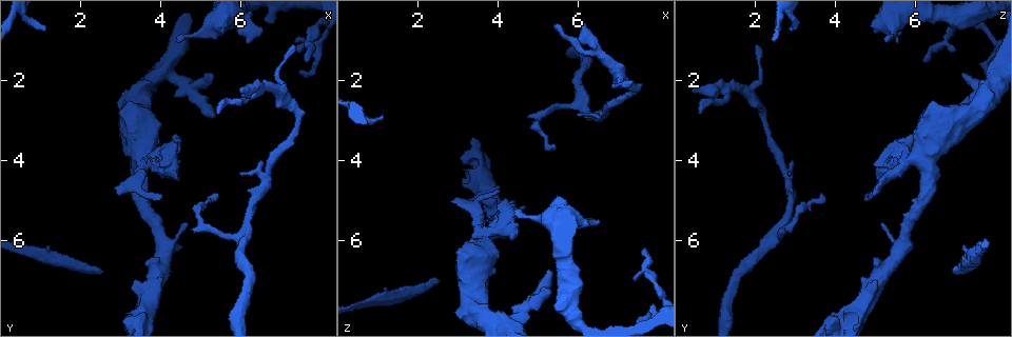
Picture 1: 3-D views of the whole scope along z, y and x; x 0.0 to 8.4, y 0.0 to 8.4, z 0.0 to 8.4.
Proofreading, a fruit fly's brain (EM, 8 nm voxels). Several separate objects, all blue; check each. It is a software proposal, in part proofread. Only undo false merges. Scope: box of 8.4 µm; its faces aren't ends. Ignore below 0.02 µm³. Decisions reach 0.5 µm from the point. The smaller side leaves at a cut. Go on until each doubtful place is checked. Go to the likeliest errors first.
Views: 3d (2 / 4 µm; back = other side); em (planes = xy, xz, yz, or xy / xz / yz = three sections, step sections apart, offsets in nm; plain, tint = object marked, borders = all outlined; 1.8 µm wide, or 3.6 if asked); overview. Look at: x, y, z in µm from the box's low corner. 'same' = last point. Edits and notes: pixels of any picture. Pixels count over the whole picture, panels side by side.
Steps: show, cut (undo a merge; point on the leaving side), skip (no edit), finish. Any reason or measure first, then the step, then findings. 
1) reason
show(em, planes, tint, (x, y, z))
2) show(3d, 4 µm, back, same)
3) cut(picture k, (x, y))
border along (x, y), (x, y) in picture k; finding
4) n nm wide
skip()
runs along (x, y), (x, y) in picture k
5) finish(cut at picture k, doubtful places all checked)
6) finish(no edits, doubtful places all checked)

show(3d, 4 µm, (6.45, 2.25, 1.25))

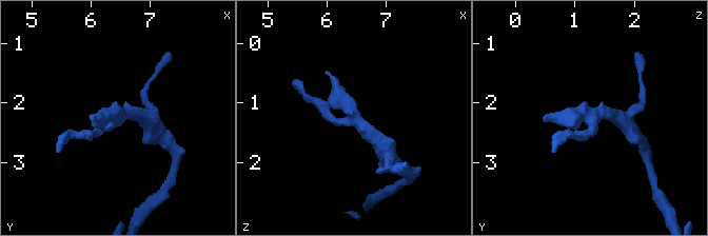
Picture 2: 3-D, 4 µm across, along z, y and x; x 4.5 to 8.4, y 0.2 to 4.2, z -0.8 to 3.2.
show(em, 3.6 µm, xz, step 16, tint, (6.55, 2.25, 1.30))

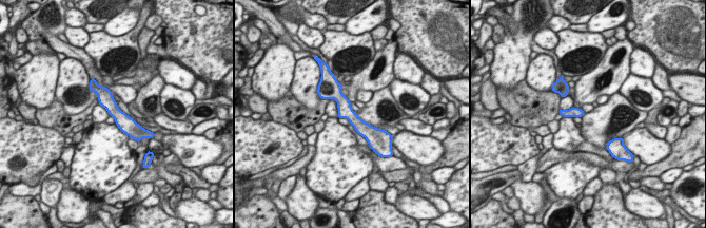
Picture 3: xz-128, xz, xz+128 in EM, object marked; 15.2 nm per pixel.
show(em, 3.6 µm, planes, borders, same)

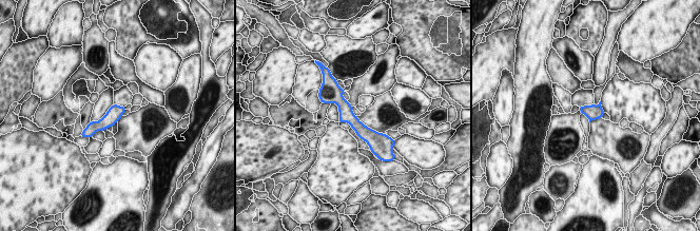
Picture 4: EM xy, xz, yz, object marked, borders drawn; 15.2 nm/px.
skip()
runs along (334, 93), (346, 114), (372, 139) in picture 4; all the same cell

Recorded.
thick turns thin
show(em, 3.6 µm, xz, step 8, tint, (3.55, 3.90, 6.10))

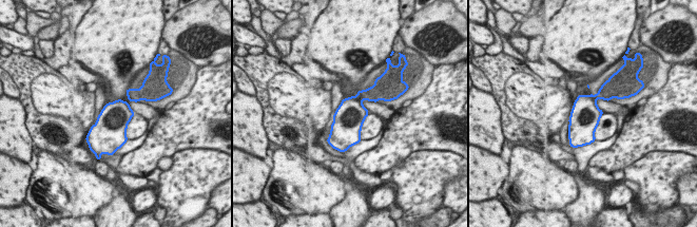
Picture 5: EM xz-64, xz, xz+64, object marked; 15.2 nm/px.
another direction
show(em, 3.6 µm, planes, tint, same)

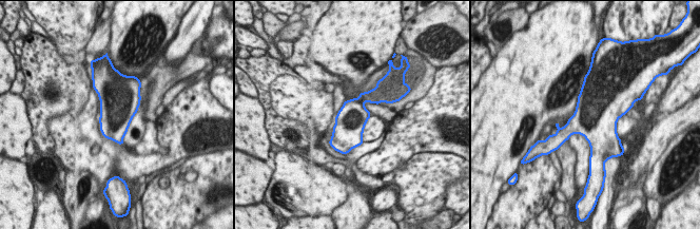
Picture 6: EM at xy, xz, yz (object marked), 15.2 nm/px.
cut(picture 6, (376, 95))
two cells meet here

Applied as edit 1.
side arm on a straight run
show(em, planes, plain, (6.10, 6.05, 2.30))

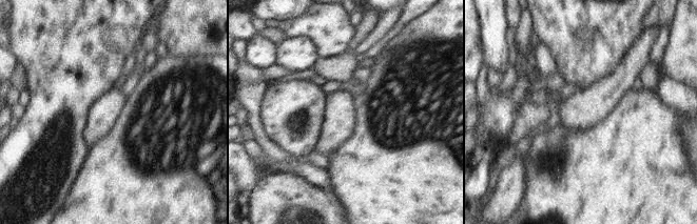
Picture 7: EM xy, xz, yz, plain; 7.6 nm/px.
show(em, planes, tint, same)

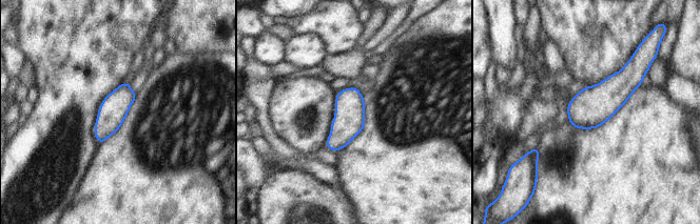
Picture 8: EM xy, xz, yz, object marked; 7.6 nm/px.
skip()
one cell here

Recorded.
finish(cut at picture 6, doubtful places all checked)

